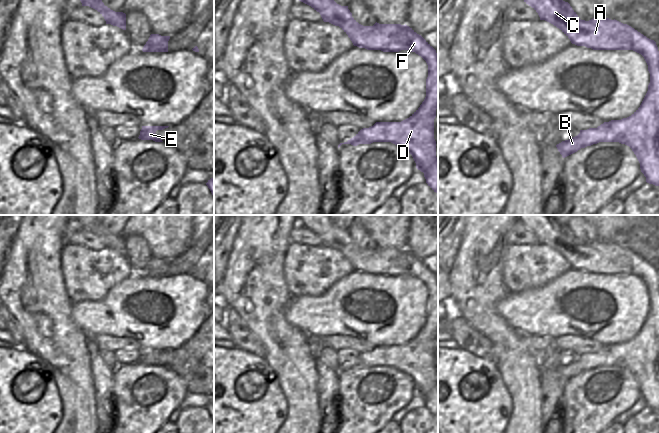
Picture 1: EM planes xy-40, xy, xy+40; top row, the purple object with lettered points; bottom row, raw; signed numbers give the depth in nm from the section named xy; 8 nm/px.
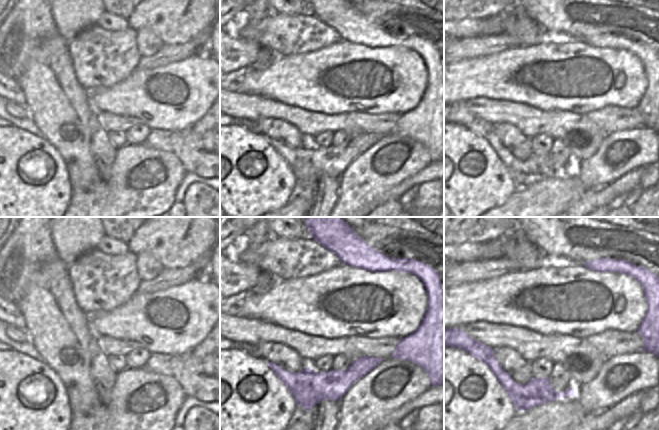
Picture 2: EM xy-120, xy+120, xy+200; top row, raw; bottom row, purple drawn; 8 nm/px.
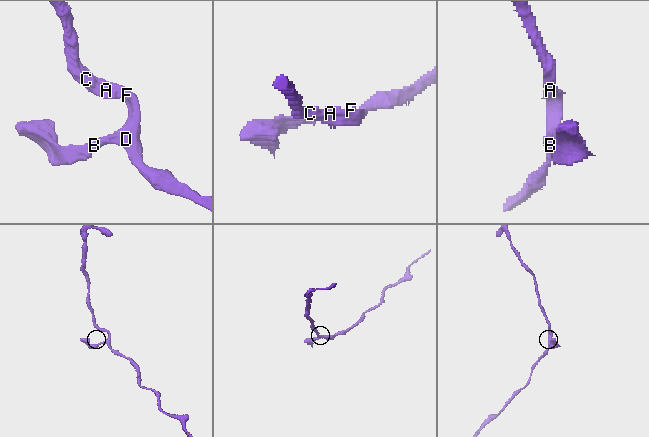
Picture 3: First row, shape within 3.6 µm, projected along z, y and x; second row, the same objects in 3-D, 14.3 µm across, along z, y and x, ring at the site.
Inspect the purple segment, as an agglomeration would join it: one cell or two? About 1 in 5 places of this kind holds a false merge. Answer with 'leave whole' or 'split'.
leave whole

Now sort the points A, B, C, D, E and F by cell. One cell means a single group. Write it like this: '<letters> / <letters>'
A B C D E F

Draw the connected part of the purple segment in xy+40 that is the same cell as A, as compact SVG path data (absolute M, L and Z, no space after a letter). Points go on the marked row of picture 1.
M524 0L545 20L559 28L577 46L585 46L593 50L633 50L641 54L650 73L648 91L640 107L629 117L621 120L604 122L597 128L580 130L580 133L557 144L556 147L563 158L577 152L581 148L599 142L619 142L629 146L636 155L641 172L646 182L659 186L659 51L654 40L651 40L627 24L617 20L597 16L589 21L581 20L568 2L563 0Z

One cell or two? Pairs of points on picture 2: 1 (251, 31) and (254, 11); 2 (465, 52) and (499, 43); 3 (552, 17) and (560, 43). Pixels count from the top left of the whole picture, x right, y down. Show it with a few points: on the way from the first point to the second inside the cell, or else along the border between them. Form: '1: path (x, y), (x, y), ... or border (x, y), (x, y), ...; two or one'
1: path (251, 26), (254, 16); one
2: path (473, 47), (491, 45); one
3: border (549, 34), (568, 35), (581, 40); two

